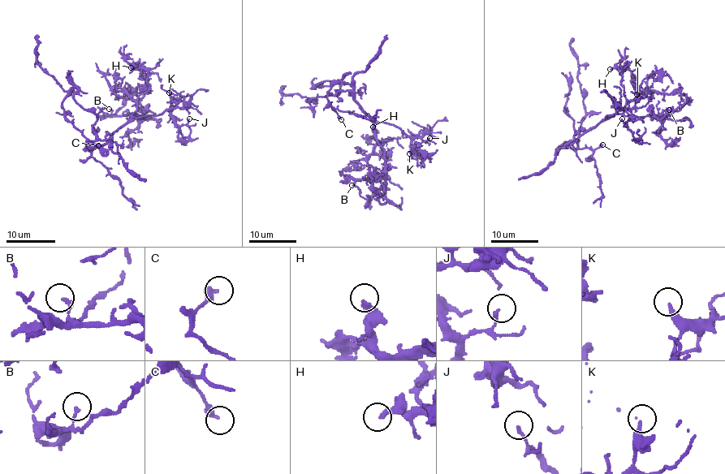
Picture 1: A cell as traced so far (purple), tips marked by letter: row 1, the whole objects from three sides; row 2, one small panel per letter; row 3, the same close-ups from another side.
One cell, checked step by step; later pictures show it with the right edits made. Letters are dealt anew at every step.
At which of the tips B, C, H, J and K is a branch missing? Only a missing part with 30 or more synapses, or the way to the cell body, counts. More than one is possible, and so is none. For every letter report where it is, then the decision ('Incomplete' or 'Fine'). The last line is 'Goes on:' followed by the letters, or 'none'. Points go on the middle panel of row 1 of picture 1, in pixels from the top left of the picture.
B: Place: (351, 185). Fine
C: Place: (341, 119). Fine
H: Place: (373, 127). Fine
J: Place: (429, 138). Fine
K: Place: (409, 153). Fine
Goes on: none

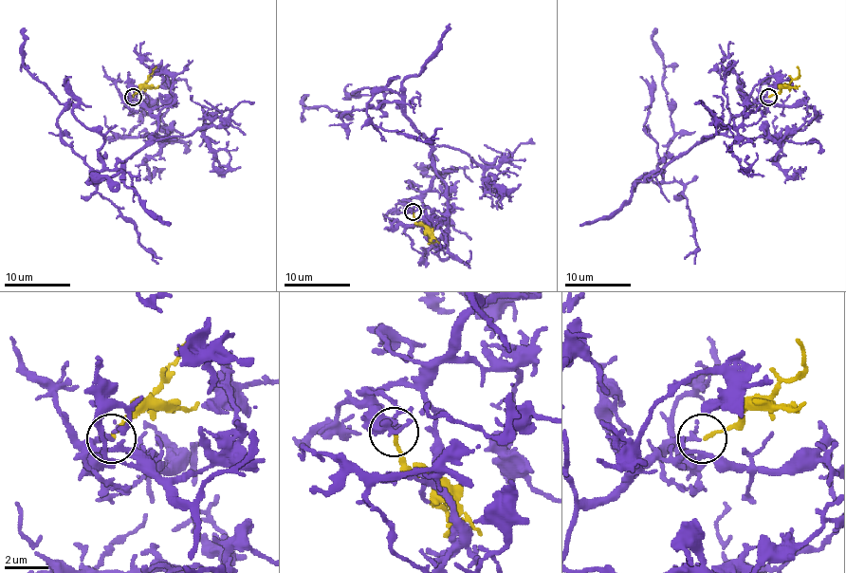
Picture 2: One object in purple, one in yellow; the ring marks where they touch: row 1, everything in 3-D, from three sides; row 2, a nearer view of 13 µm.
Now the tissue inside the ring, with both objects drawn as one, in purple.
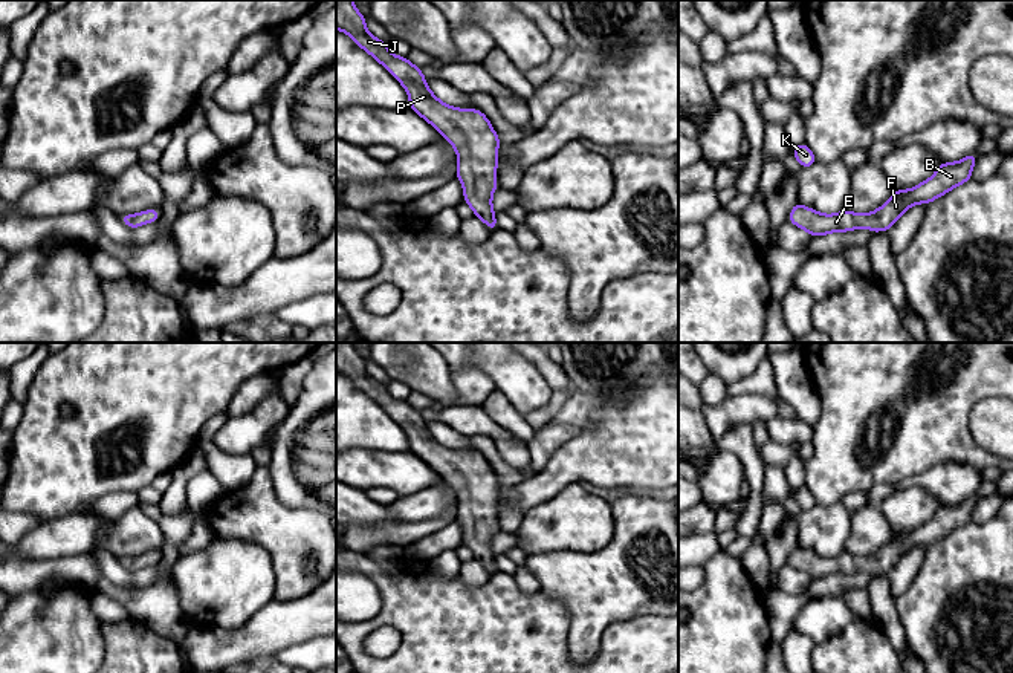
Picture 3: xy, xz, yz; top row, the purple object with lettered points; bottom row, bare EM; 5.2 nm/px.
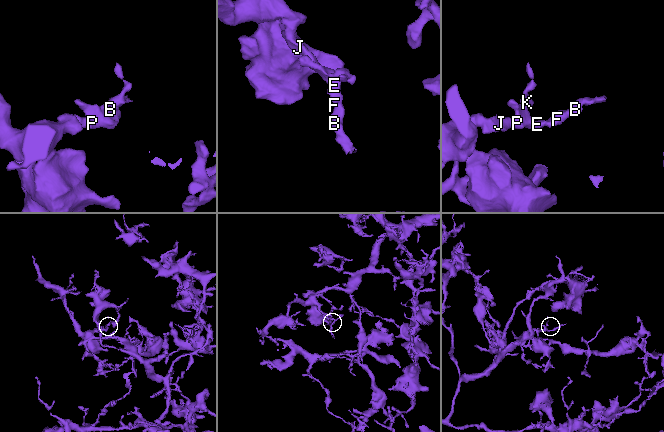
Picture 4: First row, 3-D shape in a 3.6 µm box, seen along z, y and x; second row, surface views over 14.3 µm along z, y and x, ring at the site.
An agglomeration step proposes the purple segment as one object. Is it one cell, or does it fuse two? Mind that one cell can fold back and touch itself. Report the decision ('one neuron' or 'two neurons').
one neuron

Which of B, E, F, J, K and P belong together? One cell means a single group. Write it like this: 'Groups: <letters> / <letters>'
Groups: B E F J K P

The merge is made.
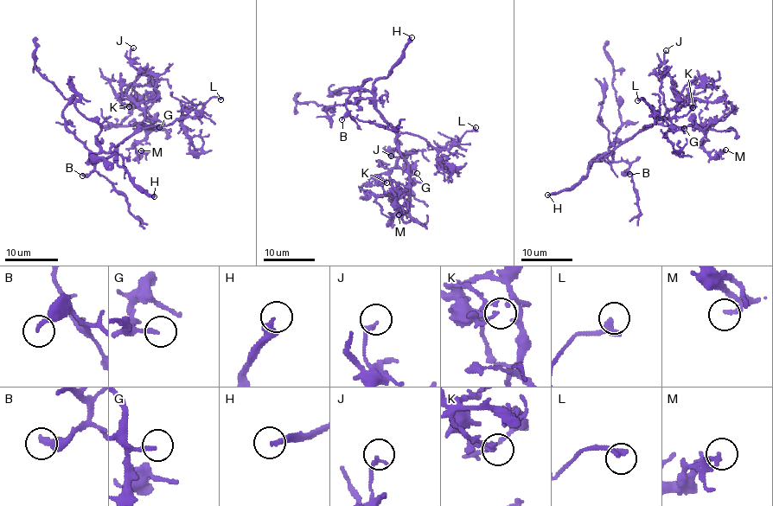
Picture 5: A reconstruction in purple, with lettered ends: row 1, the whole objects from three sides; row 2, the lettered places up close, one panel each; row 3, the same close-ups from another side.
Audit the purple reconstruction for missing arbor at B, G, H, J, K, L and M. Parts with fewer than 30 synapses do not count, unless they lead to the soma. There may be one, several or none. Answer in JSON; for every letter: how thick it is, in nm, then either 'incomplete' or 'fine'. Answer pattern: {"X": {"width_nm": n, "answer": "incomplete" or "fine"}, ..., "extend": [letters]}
{"B": {"width_nm": 280, "answer": "incomplete"}, "G": {"width_nm": 190, "answer": "incomplete"}, "H": {"width_nm": 320, "answer": "incomplete"}, "J": {"width_nm": 190, "answer": "fine"}, "K": {"width_nm": 160, "answer": "fine"}, "L": {"width_nm": 260, "answer": "fine"}, "M": {"width_nm": 160, "answer": "fine"}, "extend": ["B", "G", "H"]}

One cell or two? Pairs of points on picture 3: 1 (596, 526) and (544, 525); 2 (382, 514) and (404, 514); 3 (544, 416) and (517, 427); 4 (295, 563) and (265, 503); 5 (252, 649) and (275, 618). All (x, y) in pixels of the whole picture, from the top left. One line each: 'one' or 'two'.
1: one
2: two
3: two
4: one
5: one

